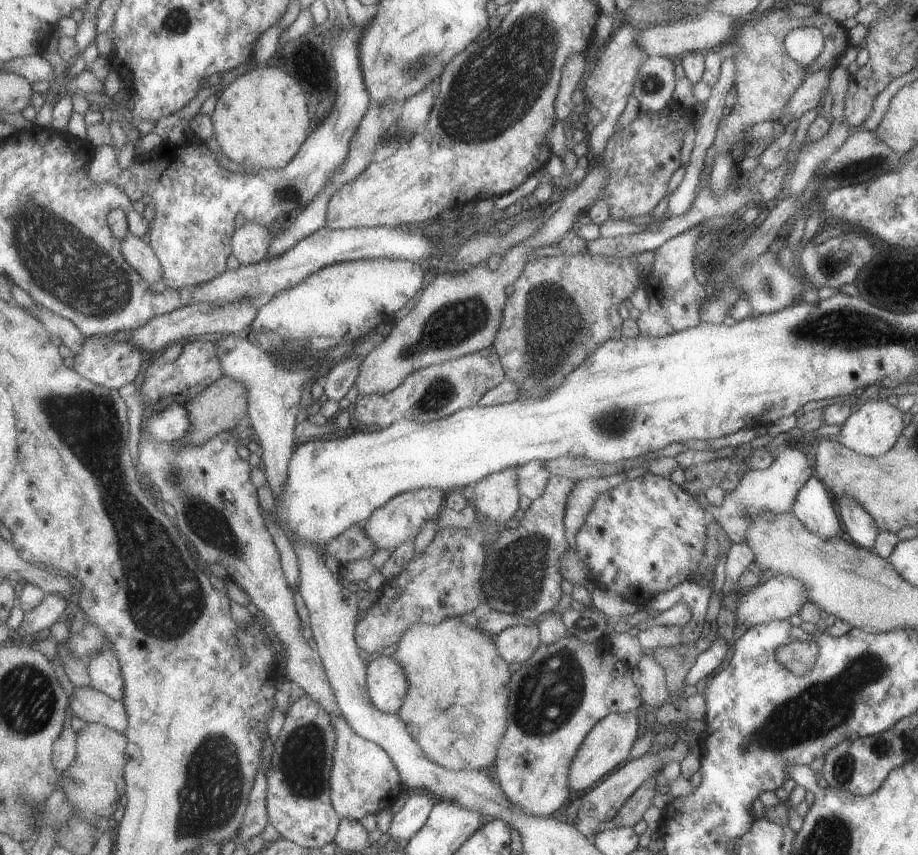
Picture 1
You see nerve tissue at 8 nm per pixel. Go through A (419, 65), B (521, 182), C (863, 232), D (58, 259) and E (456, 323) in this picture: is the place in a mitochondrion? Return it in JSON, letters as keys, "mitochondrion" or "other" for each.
{"A":"mitochondrion","B":"other","C":"other","D":"mitochondrion","E":"mitochondrion"}

